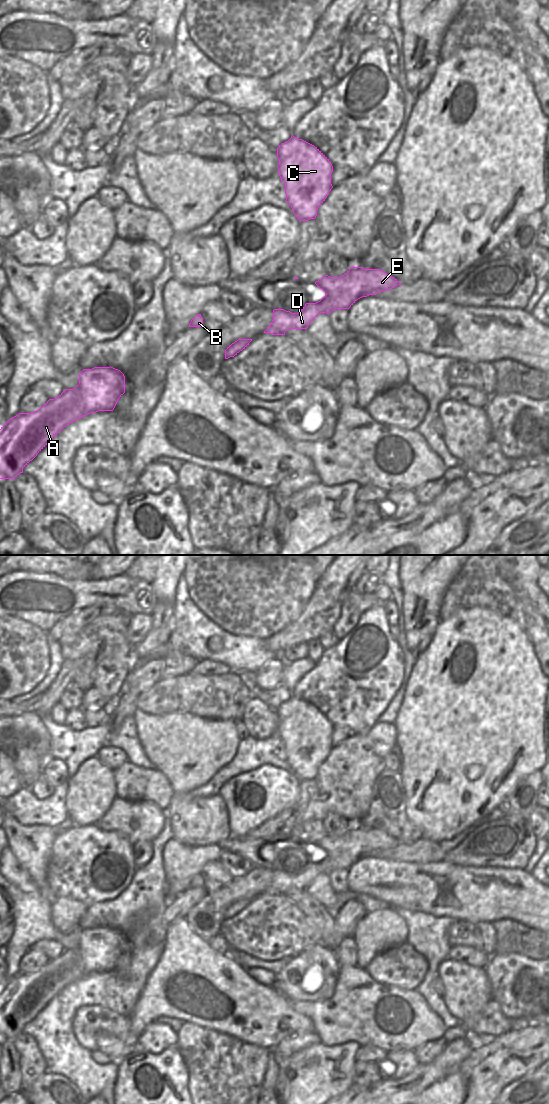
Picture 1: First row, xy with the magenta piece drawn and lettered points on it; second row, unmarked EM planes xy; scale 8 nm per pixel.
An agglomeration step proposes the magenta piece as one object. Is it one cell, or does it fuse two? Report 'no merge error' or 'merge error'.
no merge error

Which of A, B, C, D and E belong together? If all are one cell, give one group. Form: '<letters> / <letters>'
A B C D E

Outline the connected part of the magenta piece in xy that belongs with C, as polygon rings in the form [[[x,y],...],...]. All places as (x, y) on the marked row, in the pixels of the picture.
[[[294,137],[277,148],[277,166],[281,181],[285,184],[286,202],[294,215],[301,221],[315,219],[319,206],[325,201],[333,188],[331,174],[333,166],[329,159],[314,145]]]

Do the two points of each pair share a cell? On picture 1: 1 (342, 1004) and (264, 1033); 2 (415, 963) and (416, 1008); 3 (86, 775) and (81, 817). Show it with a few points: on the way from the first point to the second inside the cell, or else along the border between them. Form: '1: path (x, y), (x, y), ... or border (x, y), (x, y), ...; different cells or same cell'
1: border (290, 1001), (298, 1012), (312, 1022), (314, 1031); different cells
2: border (391, 984), (404, 990), (414, 989); different cells
3: path (86, 785), (86, 804), (84, 807); same cell

